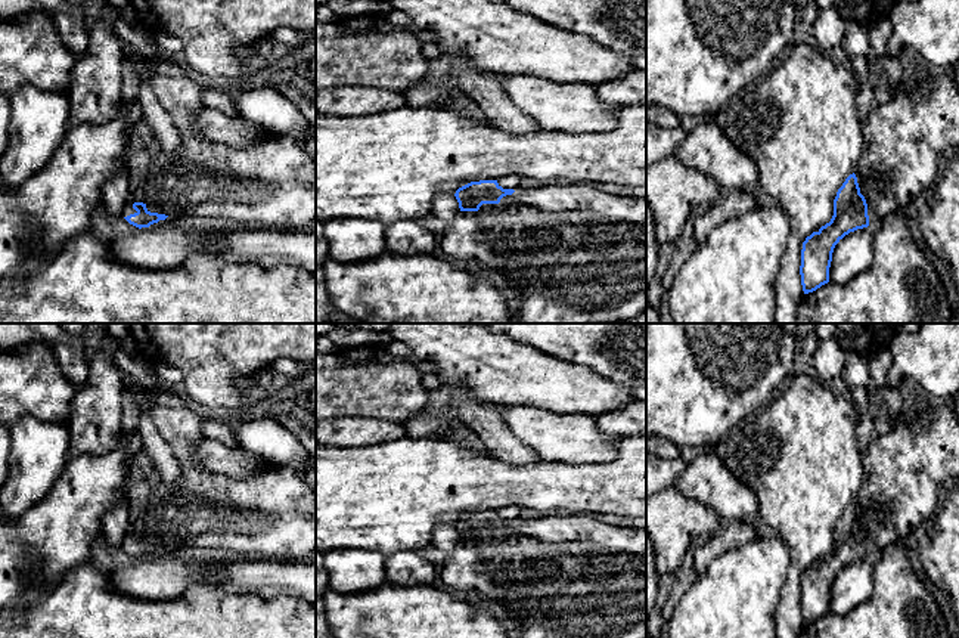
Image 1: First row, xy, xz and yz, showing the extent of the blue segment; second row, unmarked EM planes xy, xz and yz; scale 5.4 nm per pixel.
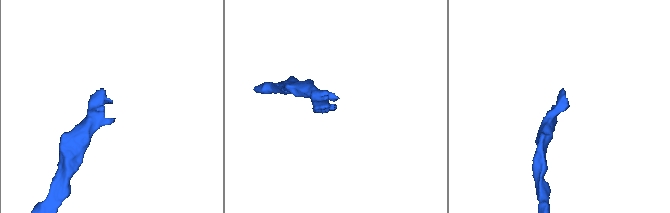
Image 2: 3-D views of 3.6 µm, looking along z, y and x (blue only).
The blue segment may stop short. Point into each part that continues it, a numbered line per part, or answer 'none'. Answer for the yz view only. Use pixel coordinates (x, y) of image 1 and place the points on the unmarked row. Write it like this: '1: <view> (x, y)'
1: yz (908, 467)

